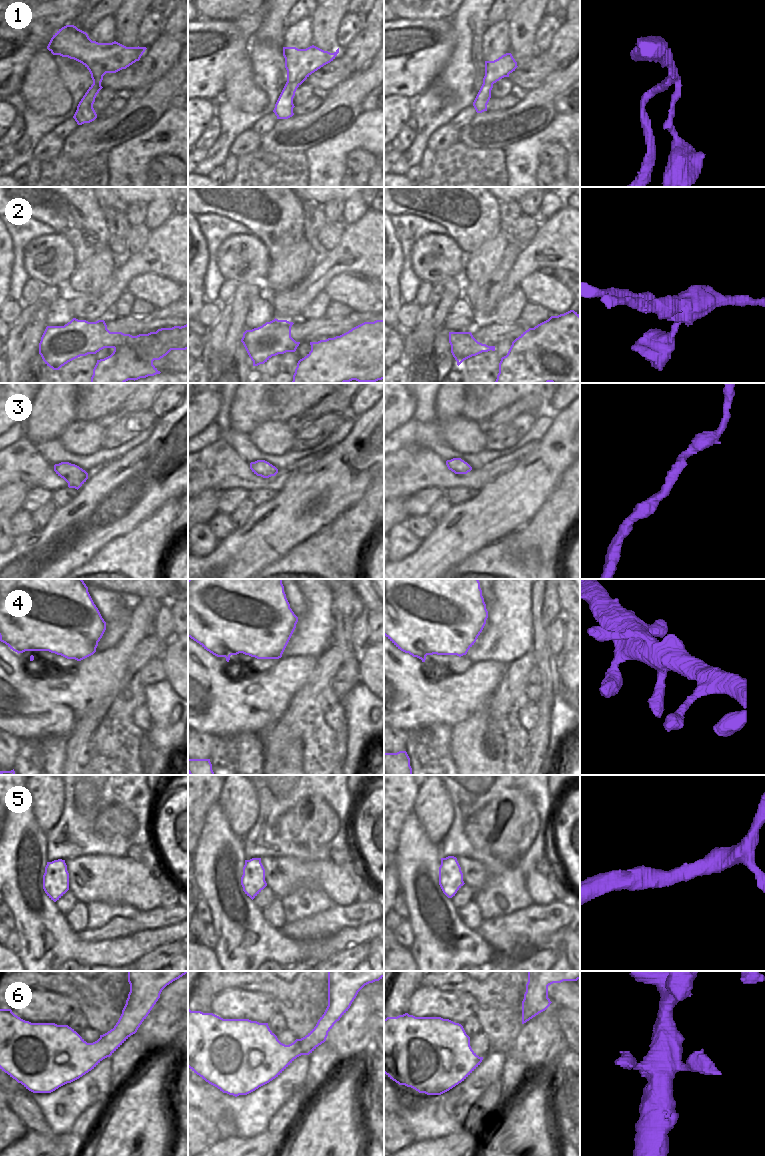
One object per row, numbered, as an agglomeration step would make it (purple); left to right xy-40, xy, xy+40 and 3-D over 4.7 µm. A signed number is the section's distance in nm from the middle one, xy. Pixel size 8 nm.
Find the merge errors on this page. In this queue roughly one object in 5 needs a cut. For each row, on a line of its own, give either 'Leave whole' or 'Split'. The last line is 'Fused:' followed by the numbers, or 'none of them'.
1: Leave whole
2: Split
3: Leave whole
4: Leave whole
5: Leave whole
6: Leave whole
Fused: 2

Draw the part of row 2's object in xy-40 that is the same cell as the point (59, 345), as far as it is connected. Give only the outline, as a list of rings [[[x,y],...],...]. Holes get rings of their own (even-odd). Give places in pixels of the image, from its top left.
[[[73,318],[64,326],[47,326],[39,343],[39,354],[47,366],[59,370],[68,362],[104,348],[132,346],[140,350],[166,352],[176,346],[188,350],[188,324],[164,336],[132,336],[110,332],[104,320],[88,322]]]

